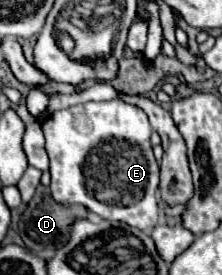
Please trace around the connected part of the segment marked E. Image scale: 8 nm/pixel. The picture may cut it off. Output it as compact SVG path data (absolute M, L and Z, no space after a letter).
M109 100L109 102L85 102L85 104L77 104L77 106L69 106L69 108L63 108L63 110L57 110L53 112L45 122L43 122L43 134L45 134L45 150L49 154L49 160L51 160L51 166L49 166L49 172L51 172L51 194L55 198L57 204L63 204L63 206L71 206L71 204L81 204L85 206L89 212L95 212L99 214L101 218L105 220L111 220L111 222L125 222L133 228L139 228L139 230L149 230L153 226L157 226L159 222L159 208L157 208L157 190L159 190L159 164L153 156L153 150L151 150L151 142L149 142L149 136L151 136L151 126L149 126L149 120L147 120L147 114L131 104L123 104L123 100Z

